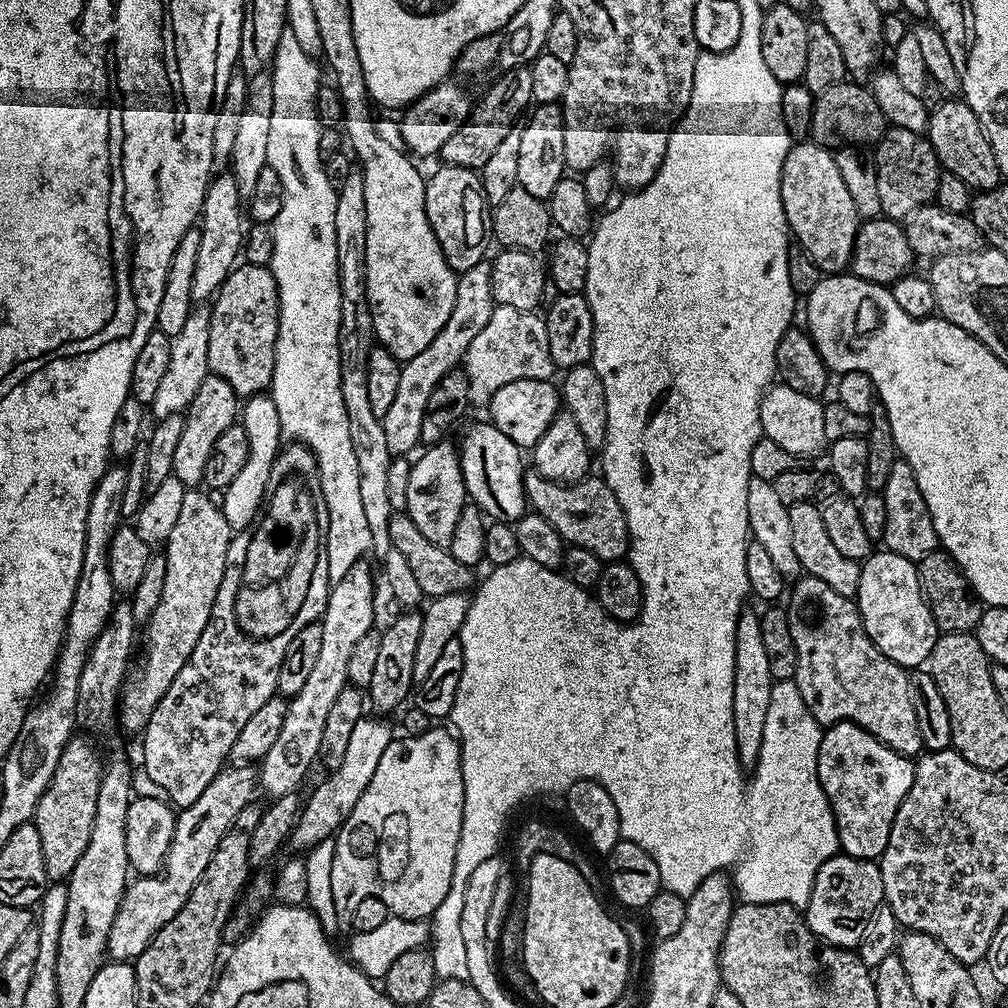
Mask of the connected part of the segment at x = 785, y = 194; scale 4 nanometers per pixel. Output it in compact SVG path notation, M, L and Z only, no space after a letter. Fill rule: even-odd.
M793 143L786 162L782 162L782 206L789 233L810 254L821 273L840 274L851 265L854 238L862 221L842 183L835 155L823 144Z

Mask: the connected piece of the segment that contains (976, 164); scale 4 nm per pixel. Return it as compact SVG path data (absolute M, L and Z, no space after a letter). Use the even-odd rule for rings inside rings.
M960 98L941 99L937 108L928 114L926 131L930 146L934 146L934 154L940 159L941 169L966 182L976 192L985 192L991 188L999 188L1002 184L998 158L994 158L994 150L988 141L988 135L978 122L974 110Z

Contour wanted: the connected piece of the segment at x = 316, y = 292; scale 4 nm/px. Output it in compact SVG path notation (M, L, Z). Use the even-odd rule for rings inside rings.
M285 30L282 34L282 42L278 42L276 58L272 61L270 68L272 73L272 85L274 86L274 110L270 114L270 142L266 146L266 158L268 167L278 170L278 178L282 178L282 190L284 191L284 205L278 210L278 218L274 218L270 225L272 237L274 238L274 250L272 251L272 263L270 265L276 285L278 286L278 298L280 299L280 321L278 322L278 338L276 339L276 361L274 362L274 374L272 375L272 387L270 395L274 406L278 406L278 422L280 423L280 435L289 441L305 444L314 454L316 459L316 471L320 474L320 485L324 495L324 510L328 520L328 579L335 582L342 578L350 570L350 566L361 563L364 555L369 555L372 539L370 538L370 525L366 522L366 514L362 510L362 498L358 494L358 458L354 458L354 445L350 443L350 421L346 419L346 406L342 402L342 374L340 373L340 355L338 354L338 334L342 322L342 306L340 305L340 275L338 274L338 250L336 249L336 231L334 230L334 210L336 209L337 185L326 178L324 160L320 155L318 138L320 137L320 120L316 116L316 95L322 87L320 80L320 68L317 57L306 54L298 38Z

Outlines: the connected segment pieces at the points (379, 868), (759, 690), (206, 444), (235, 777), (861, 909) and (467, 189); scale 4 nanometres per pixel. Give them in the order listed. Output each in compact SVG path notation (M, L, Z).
M433 726L417 736L401 735L399 738L393 738L390 746L386 746L386 751L382 753L382 759L378 762L378 770L374 770L374 778L370 778L370 786L366 786L362 798L358 798L358 806L354 806L354 810L350 810L350 818L346 818L346 822L340 826L340 831L335 833L330 866L330 884L332 885L332 910L336 920L338 918L344 922L351 921L358 902L362 902L362 898L373 896L382 898L382 902L386 902L388 911L393 916L427 921L434 914L434 910L438 910L442 898L446 898L454 878L454 854L458 850L458 838L462 834L464 783L460 769L460 741L447 727L445 728Z
M745 610L738 618L734 638L734 730L736 731L736 757L741 765L755 766L760 761L762 738L766 730L766 714L770 714L772 685L770 661L766 645L762 643L760 612Z
M209 374L198 386L198 394L194 394L194 402L190 402L187 412L183 413L184 425L182 435L178 438L178 446L174 449L174 466L172 474L182 482L185 489L192 490L203 485L206 474L206 462L214 450L214 442L222 438L230 426L237 423L242 404L236 391L226 382L226 378Z
M232 762L221 768L214 782L202 790L194 803L179 809L162 874L140 876L125 887L108 935L107 955L113 961L135 961L142 950L146 950L154 934L158 934L158 930L162 930L162 926L182 910L186 898L190 898L190 890L194 890L194 882L202 878L202 870L206 870L214 850L218 850L222 834L234 826L234 818L238 818L242 806L253 803L255 796L252 795L257 795L257 792L257 769L251 764Z
M837 854L826 862L822 862L822 866L814 878L812 893L802 915L804 921L808 923L808 929L825 944L852 950L859 945L862 930L866 930L866 922L870 922L870 914L874 914L876 907L882 903L884 903L884 891L882 890L879 863L875 860L859 860L853 856Z
M440 166L440 169L431 177L427 177L424 185L424 197L426 198L426 218L430 218L430 226L440 243L442 254L446 262L452 267L452 271L459 274L470 270L470 266L478 266L485 259L484 251L490 244L490 205L484 191L482 182L475 168L463 168L462 166Z

